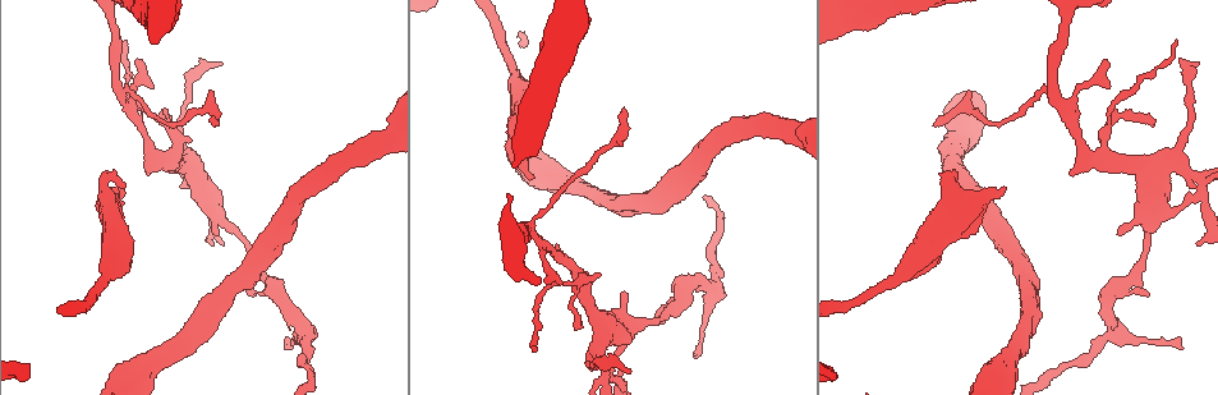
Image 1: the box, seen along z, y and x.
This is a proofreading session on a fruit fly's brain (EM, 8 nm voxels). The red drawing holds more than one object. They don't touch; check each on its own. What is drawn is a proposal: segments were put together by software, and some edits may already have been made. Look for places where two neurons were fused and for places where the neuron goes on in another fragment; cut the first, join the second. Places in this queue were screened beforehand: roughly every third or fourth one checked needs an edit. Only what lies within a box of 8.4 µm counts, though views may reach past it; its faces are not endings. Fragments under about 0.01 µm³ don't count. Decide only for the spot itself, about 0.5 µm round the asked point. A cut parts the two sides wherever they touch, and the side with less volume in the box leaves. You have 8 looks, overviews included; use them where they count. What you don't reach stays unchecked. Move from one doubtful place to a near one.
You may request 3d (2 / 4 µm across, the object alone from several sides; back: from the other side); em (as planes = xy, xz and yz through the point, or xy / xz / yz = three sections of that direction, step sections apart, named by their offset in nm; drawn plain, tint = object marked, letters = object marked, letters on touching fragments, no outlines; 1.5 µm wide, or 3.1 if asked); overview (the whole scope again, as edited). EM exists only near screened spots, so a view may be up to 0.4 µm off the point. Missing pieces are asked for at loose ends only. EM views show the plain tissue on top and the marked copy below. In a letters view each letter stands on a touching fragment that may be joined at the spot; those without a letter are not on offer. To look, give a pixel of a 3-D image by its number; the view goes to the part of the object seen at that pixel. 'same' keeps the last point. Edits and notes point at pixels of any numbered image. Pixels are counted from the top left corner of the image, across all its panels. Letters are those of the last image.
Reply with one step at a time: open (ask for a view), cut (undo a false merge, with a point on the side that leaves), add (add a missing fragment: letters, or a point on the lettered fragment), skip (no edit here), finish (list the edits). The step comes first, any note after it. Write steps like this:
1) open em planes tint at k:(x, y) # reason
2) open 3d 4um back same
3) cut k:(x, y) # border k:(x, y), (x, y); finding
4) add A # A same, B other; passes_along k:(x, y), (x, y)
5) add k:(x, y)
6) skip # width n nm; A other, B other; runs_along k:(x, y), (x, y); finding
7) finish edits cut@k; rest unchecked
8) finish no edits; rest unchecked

open 3d 4um at 1:(933, 126) # thin end

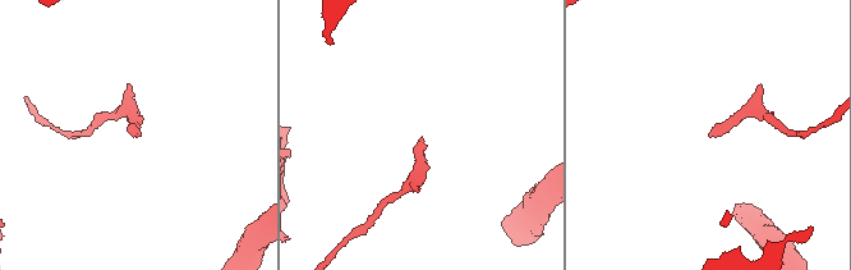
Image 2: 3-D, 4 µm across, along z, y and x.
open em planes letters at 2:(419, 139) # now the EM

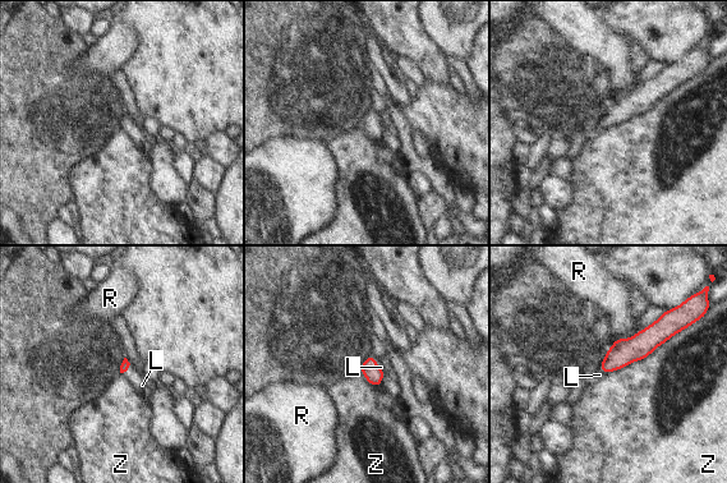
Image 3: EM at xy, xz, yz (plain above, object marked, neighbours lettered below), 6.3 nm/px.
add L # L same, R other, Z other; the neuron continues

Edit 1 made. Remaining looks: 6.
open 3d 4um at 1:(1004, 187) # free end

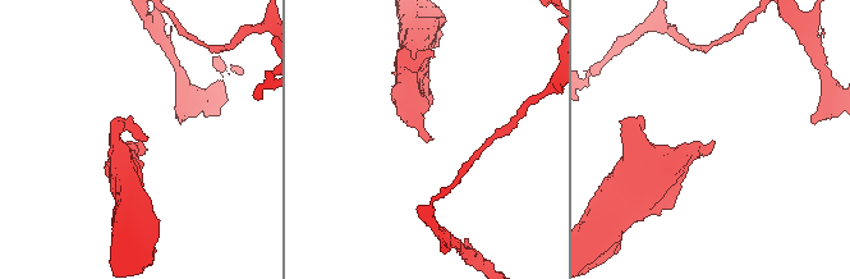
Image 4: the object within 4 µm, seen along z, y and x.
open em planes letters at 4:(714, 143) # now the EM

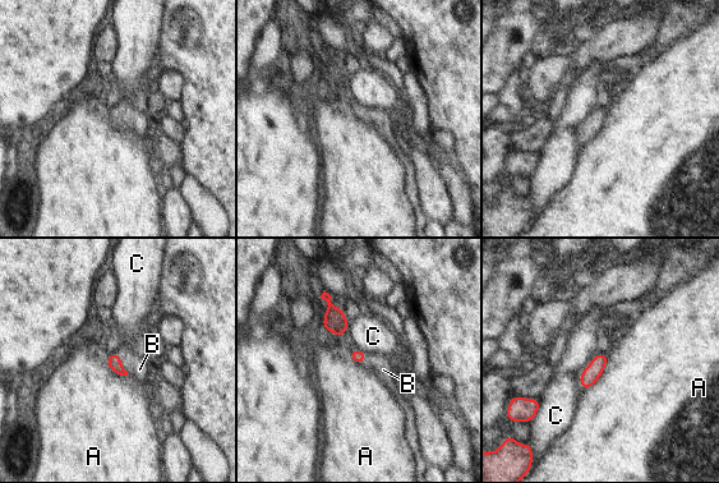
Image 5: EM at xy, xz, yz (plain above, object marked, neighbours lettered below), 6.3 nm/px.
add B # longest_contact A 280 nm; A other, B same, C other; it goes on there

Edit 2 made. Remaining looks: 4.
finish edits add@3, add@5; rest unchecked

